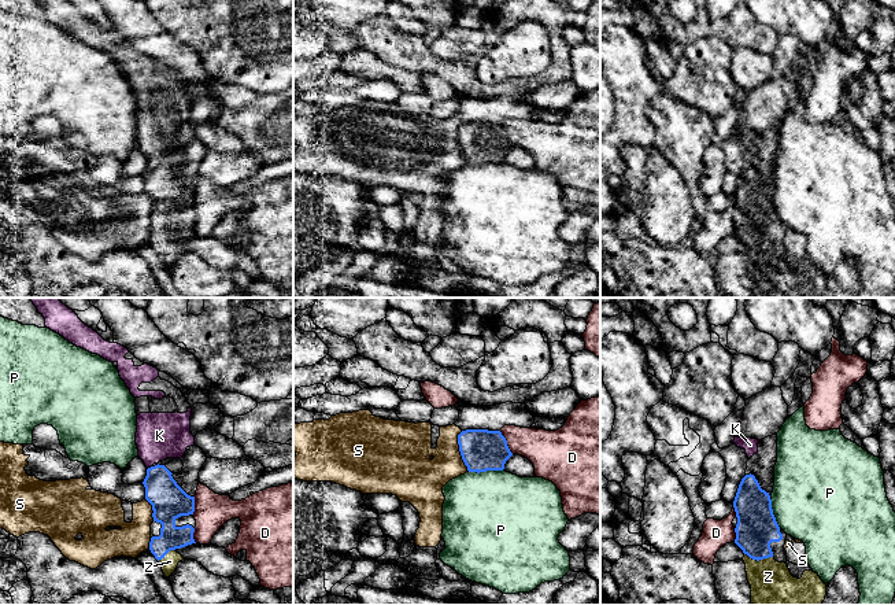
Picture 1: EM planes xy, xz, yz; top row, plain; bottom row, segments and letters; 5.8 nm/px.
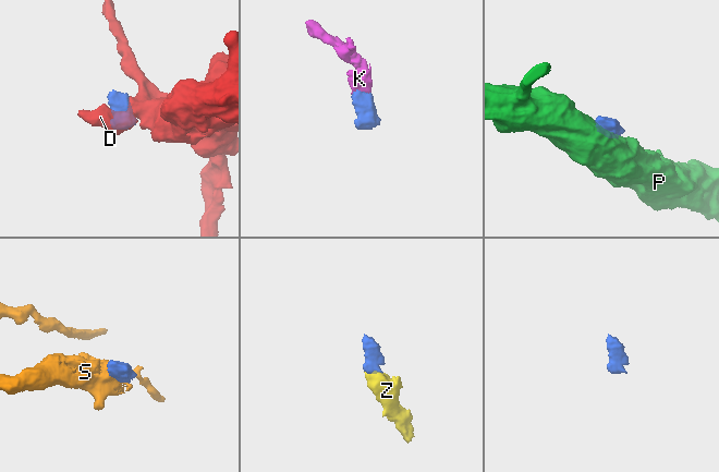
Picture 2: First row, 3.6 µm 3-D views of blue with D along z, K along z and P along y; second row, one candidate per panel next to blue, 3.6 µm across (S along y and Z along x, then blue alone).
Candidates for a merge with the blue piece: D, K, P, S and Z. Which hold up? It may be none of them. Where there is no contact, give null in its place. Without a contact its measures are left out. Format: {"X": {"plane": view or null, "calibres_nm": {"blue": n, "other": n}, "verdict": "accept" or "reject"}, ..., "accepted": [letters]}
{"D": {"plane": "xz", "calibres_nm": {"blue": 240, "other": 240}, "verdict": "reject"}, "K": {"plane": "xy", "calibres_nm": {"blue": 220, "other": 280}, "verdict": "accept"}, "P": {"plane": "xz", "calibres_nm": {"blue": 240, "other": 500}, "verdict": "reject"}, "S": {"plane": "xz", "calibres_nm": {"blue": 240, "other": 220}, "verdict": "reject"}, "Z": {"plane": "yz", "calibres_nm": {"blue": 240, "other": 300}, "verdict": "accept"}, "accepted": ["K", "Z"]}

